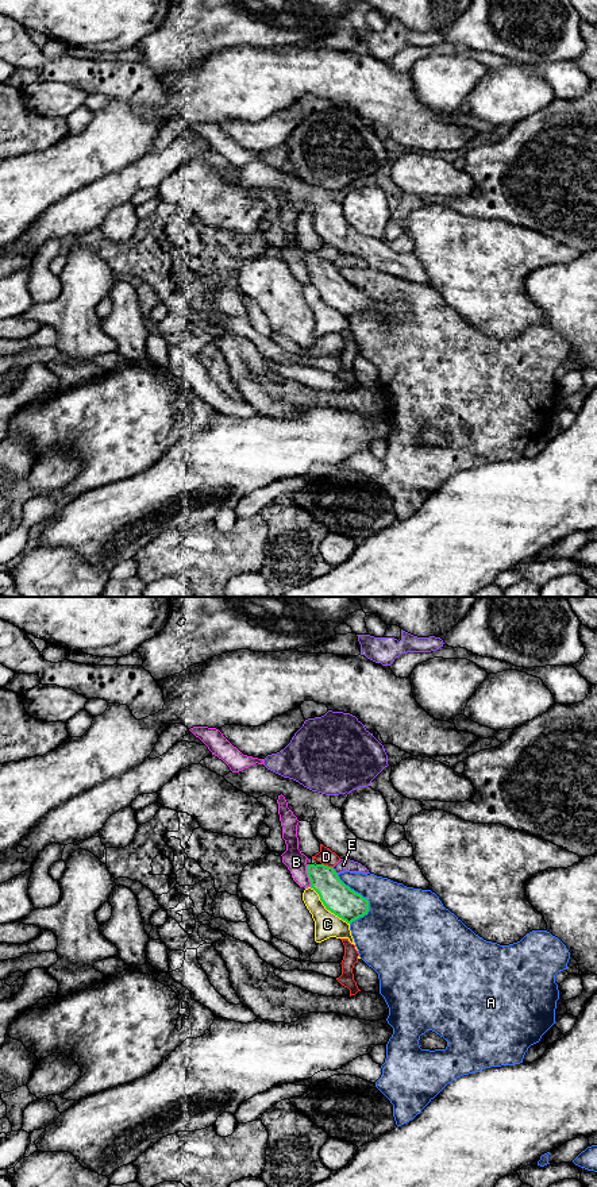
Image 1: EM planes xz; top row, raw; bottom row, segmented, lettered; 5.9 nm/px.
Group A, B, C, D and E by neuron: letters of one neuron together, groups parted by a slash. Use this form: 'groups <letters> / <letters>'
groups A / B / C / D / E

